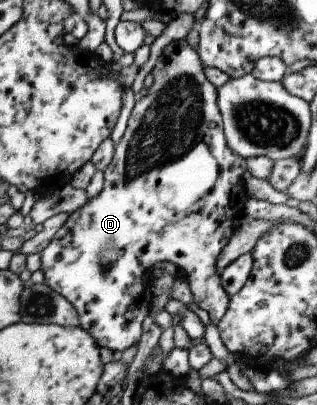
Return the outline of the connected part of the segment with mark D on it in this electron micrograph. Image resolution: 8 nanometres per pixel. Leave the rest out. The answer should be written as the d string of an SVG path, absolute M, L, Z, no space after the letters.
M180 40L178 42L171 42L168 44L162 54L158 57L157 61L155 62L154 68L151 70L151 75L153 78L153 83L148 89L148 93L146 96L141 97L139 100L136 100L134 103L134 106L130 112L130 115L127 119L126 127L123 132L123 135L121 139L119 140L118 144L113 146L113 155L110 161L110 164L107 164L105 166L105 169L103 170L103 187L102 190L92 199L88 199L86 201L85 205L82 205L78 210L75 210L74 212L71 212L70 214L67 214L67 219L66 221L60 226L52 238L50 238L50 241L48 242L47 246L39 252L39 258L40 258L40 266L39 270L43 274L43 282L48 285L48 288L50 290L53 290L57 295L62 296L62 298L65 298L73 307L74 310L77 312L77 317L79 318L79 326L84 329L86 332L89 332L89 335L95 340L96 344L99 347L106 347L109 348L112 352L114 350L119 350L122 351L124 348L128 348L128 346L135 344L138 342L138 339L140 338L140 334L142 334L142 329L140 328L142 319L144 316L149 314L149 308L150 308L150 302L151 302L151 297L149 293L149 288L151 285L151 277L149 276L149 272L156 264L156 262L164 262L164 260L168 262L174 263L179 272L183 277L185 277L190 292L192 293L192 298L194 299L194 303L196 306L202 308L206 314L209 316L209 320L214 323L215 325L217 322L224 316L226 307L227 307L227 302L229 299L229 296L224 292L224 289L222 288L222 285L220 284L219 281L219 276L217 272L215 271L215 260L217 259L216 257L218 256L218 253L220 252L220 249L228 242L228 239L230 238L230 235L233 233L233 231L236 229L236 225L239 224L242 219L244 218L244 212L243 212L243 206L245 205L245 202L247 201L247 192L242 189L241 186L241 174L244 172L244 170L247 170L246 166L246 161L241 157L238 156L237 154L234 154L227 146L225 143L225 138L223 135L223 124L221 123L221 114L219 113L217 104L216 104L216 89L212 84L210 84L209 80L206 80L206 77L204 76L203 73L203 64L200 62L199 56L197 55L197 52L193 49L188 47L184 40Z

